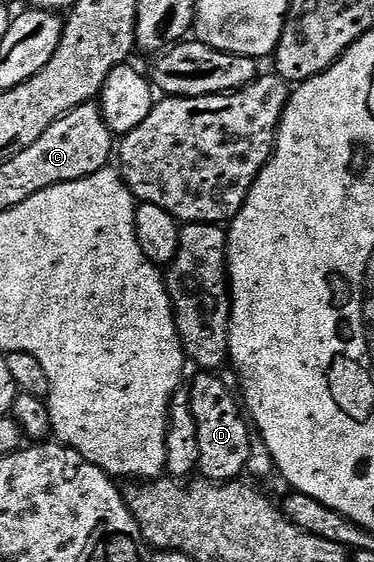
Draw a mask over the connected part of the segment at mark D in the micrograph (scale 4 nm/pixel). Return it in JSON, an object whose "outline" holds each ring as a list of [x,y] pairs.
{"outline":[[[201,371],[197,375],[188,392],[191,413],[195,413],[195,430],[199,433],[199,471],[213,483],[232,483],[244,476],[241,474],[253,455],[251,423],[238,396],[232,395],[218,374]]]}

